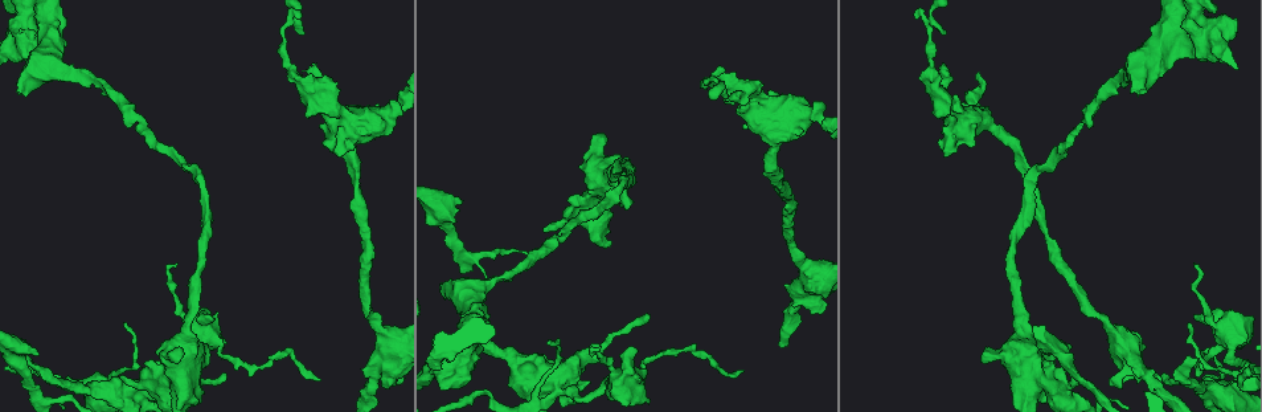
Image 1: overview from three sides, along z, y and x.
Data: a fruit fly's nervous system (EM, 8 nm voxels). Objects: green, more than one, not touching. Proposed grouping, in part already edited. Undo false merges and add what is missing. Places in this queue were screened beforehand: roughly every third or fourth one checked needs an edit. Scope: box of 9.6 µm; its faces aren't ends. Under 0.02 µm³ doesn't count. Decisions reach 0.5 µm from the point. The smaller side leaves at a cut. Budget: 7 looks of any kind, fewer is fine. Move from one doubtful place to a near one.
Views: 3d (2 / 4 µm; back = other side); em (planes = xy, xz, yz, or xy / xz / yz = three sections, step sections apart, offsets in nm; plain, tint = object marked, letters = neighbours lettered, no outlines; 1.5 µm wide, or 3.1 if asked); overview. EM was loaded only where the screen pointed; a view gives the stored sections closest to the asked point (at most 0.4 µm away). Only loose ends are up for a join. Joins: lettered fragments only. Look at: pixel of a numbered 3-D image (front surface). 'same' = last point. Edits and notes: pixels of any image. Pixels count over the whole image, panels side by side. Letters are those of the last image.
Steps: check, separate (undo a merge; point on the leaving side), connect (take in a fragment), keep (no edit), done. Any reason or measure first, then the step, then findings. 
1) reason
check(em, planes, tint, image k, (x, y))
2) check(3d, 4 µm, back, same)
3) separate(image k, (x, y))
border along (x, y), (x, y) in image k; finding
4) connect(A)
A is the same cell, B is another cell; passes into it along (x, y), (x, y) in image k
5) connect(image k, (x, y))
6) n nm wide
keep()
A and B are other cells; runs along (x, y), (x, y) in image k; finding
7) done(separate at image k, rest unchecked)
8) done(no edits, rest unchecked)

stops while still wide
check(em, planes, tint, image 1, (441, 282))

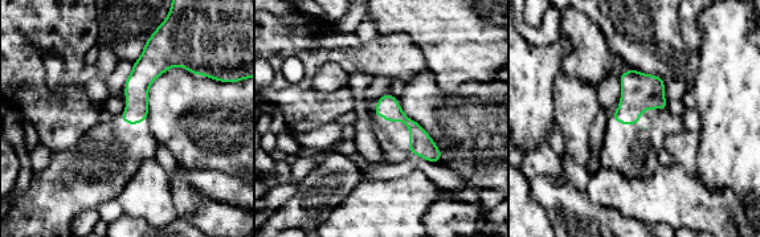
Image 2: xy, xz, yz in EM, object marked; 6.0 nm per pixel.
check(em, planes, letters, same)

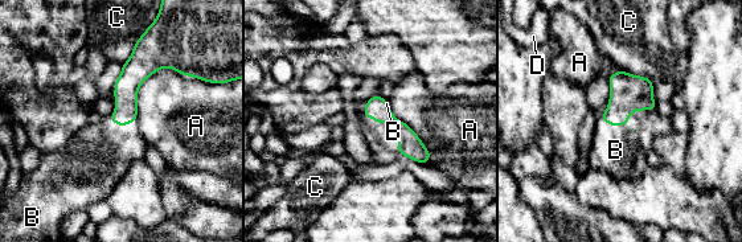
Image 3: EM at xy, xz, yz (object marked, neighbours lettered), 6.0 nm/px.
connect(B)
B is the same cell, A, C and D are other cells; passes into it along (630, 93), (614, 124), (615, 150) in image 3; it goes on there

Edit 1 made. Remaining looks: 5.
check(overview)

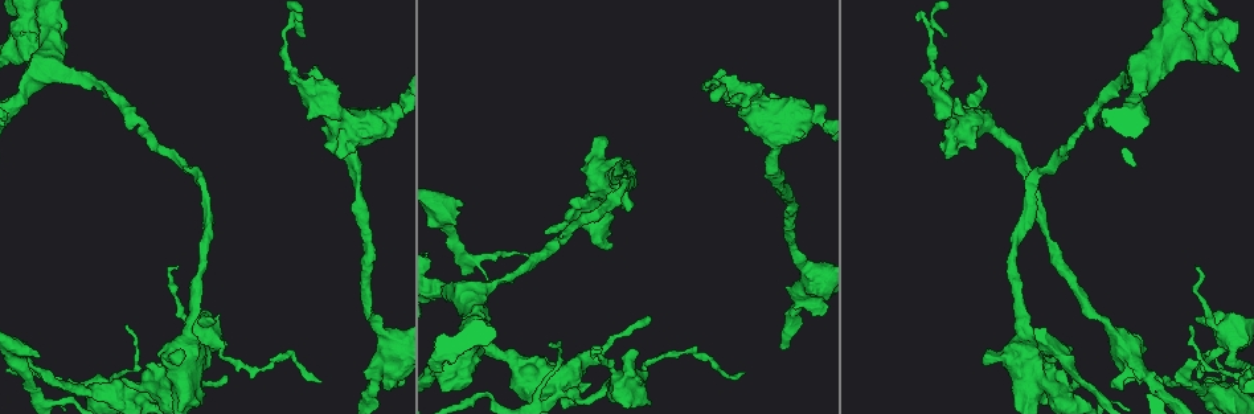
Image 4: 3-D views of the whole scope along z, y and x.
free end
check(3d, 4 µm, image 4, (39, 356))

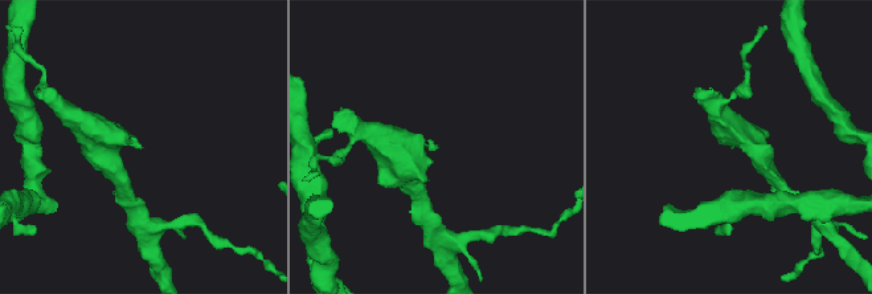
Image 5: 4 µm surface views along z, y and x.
need the tissue
check(em, yz, step 8, letters, image 5, (141, 146))

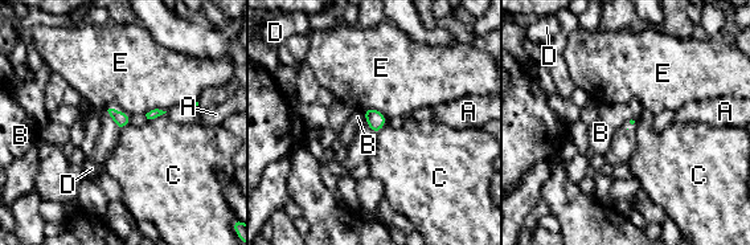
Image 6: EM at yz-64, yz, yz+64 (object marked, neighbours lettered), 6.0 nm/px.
cut it another way
check(em, planes, letters, same)

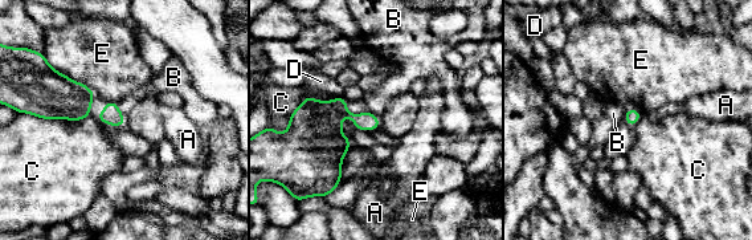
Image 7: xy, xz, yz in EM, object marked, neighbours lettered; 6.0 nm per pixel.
C touches over 380 nm
keep()
A, B, C, D and E are other cells; none of them fits

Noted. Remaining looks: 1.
thin end
check(em, planes, letters, image 4, (122, 378))

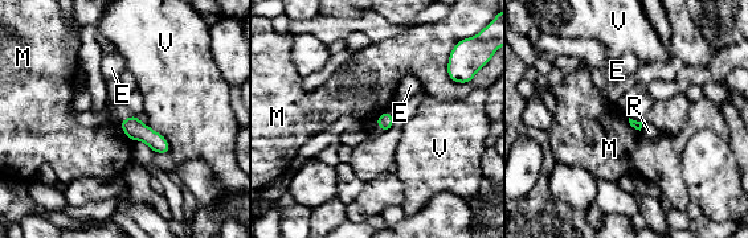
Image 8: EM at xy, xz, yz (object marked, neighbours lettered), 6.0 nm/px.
V touches over 220 nm
keep()
E, M, R and V are other cells; no lettered fragment goes on from it

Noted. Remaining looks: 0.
done(connect at image 3, rest unchecked)

